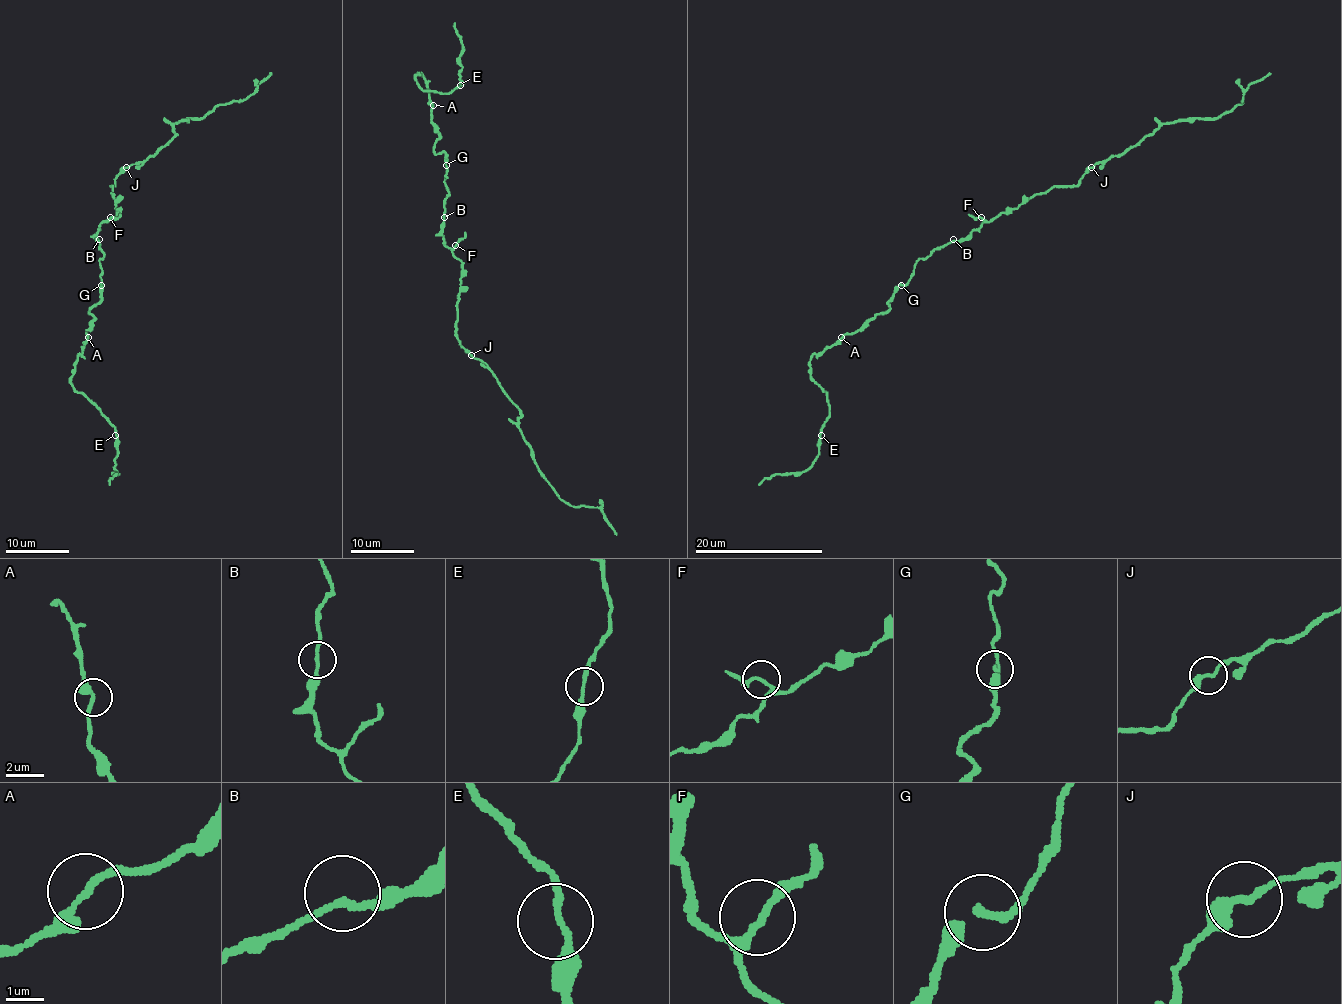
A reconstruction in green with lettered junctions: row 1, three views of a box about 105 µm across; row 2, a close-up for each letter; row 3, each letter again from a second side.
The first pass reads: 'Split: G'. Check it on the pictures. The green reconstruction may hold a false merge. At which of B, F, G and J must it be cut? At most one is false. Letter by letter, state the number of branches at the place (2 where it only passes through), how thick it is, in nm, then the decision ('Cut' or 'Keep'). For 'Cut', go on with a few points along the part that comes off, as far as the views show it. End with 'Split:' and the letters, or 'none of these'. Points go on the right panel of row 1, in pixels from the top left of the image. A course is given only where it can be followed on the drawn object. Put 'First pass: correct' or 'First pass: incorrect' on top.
First pass: incorrect
B: Branches: 2. Thickness 180 nm. Keep
F: Branches: 2. Thickness 180 nm. Keep
G: Branches: 2. Thickness 220 nm. Keep
J: Branches: 2. Thickness 220 nm. Keep
Split: none of these

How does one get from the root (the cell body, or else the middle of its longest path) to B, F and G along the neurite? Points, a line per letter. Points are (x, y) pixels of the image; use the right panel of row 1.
B: (971, 233), (958, 241), (953, 239)
F: (971, 233), (984, 222), (981, 217)
G: (971, 233), (966, 238), (936, 247), (925, 259), (920, 259), (912, 278), (901, 284)

